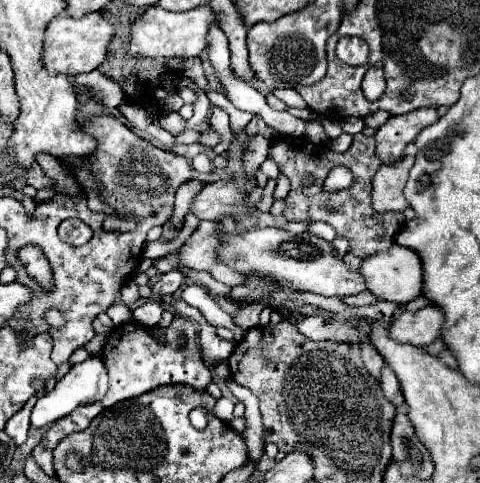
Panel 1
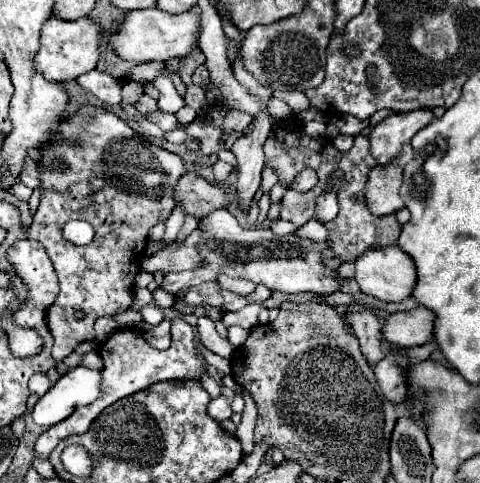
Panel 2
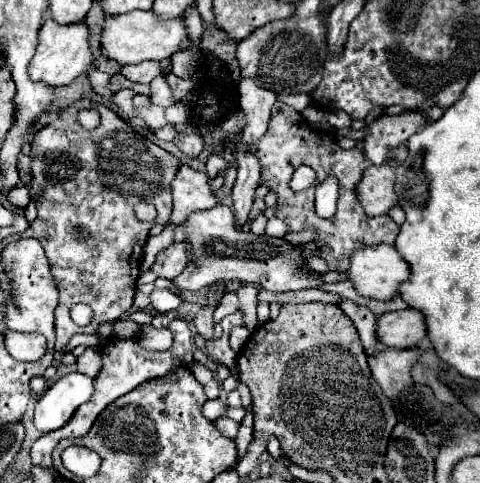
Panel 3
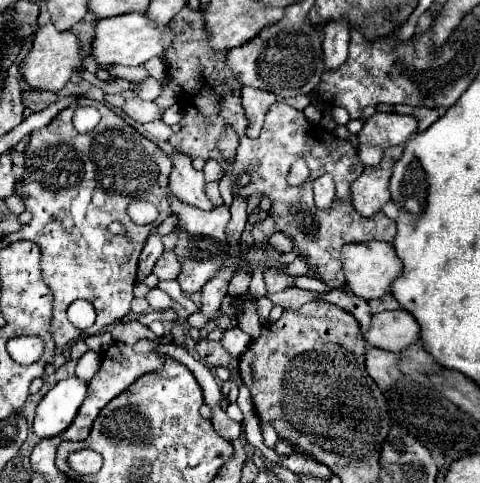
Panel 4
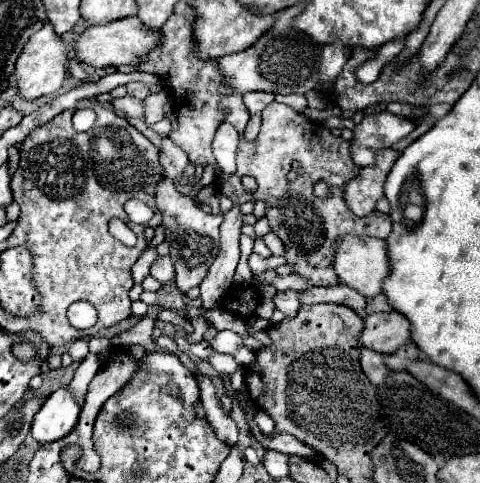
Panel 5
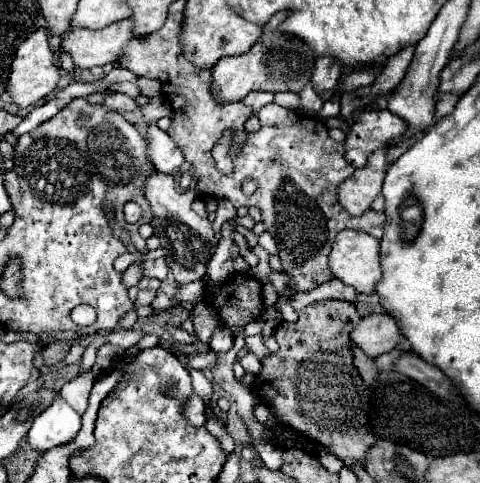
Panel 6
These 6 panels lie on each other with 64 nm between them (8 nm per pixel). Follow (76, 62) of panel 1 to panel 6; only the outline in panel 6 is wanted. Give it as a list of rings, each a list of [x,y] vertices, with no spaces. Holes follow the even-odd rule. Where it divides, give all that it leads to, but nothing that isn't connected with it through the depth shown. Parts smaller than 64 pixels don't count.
[[[46,28],[32,32],[32,36],[28,36],[28,40],[24,40],[24,44],[20,44],[16,58],[12,60],[8,92],[12,94],[14,102],[22,108],[26,108],[28,104],[34,104],[38,100],[48,98],[60,82],[60,60],[54,54],[54,50],[50,48],[48,36],[50,36],[50,32]]]

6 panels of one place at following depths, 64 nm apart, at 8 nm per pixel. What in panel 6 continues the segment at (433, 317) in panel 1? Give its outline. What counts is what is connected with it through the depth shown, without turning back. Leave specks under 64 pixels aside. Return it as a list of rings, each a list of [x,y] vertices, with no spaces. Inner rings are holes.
[[[370,314],[352,330],[352,342],[372,358],[394,350],[402,338],[404,334],[390,314]]]

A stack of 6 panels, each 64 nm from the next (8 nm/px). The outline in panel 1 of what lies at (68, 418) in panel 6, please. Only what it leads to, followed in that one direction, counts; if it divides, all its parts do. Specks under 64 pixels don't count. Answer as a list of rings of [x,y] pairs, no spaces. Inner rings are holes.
[[[92,354],[88,360],[84,360],[80,364],[74,364],[70,368],[70,372],[56,382],[56,386],[54,386],[54,390],[50,394],[38,398],[36,406],[32,408],[30,424],[32,424],[32,428],[42,428],[42,426],[54,424],[62,416],[68,416],[78,406],[102,400],[106,396],[106,392],[108,392],[108,372],[106,372],[102,354]]]

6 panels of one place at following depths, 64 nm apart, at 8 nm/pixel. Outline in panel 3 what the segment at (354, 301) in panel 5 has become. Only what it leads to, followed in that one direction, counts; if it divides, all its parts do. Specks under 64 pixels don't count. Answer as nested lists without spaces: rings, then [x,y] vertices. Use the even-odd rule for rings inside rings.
[[[344,300],[340,304],[340,308],[354,322],[354,326],[356,326],[356,330],[360,334],[364,352],[368,356],[374,356],[378,352],[378,344],[380,344],[378,336],[376,336],[376,314],[372,314],[364,306],[356,306],[352,300]]]

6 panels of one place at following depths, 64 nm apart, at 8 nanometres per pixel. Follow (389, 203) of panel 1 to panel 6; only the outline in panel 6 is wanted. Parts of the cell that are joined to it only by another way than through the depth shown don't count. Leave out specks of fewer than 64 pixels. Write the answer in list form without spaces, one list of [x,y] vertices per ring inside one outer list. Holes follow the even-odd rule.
[[[376,150],[364,168],[356,170],[354,176],[350,176],[348,180],[344,180],[340,184],[340,188],[338,188],[340,204],[352,216],[360,216],[366,210],[370,210],[372,202],[380,194],[382,180],[388,170],[386,156],[388,156],[386,150]]]

